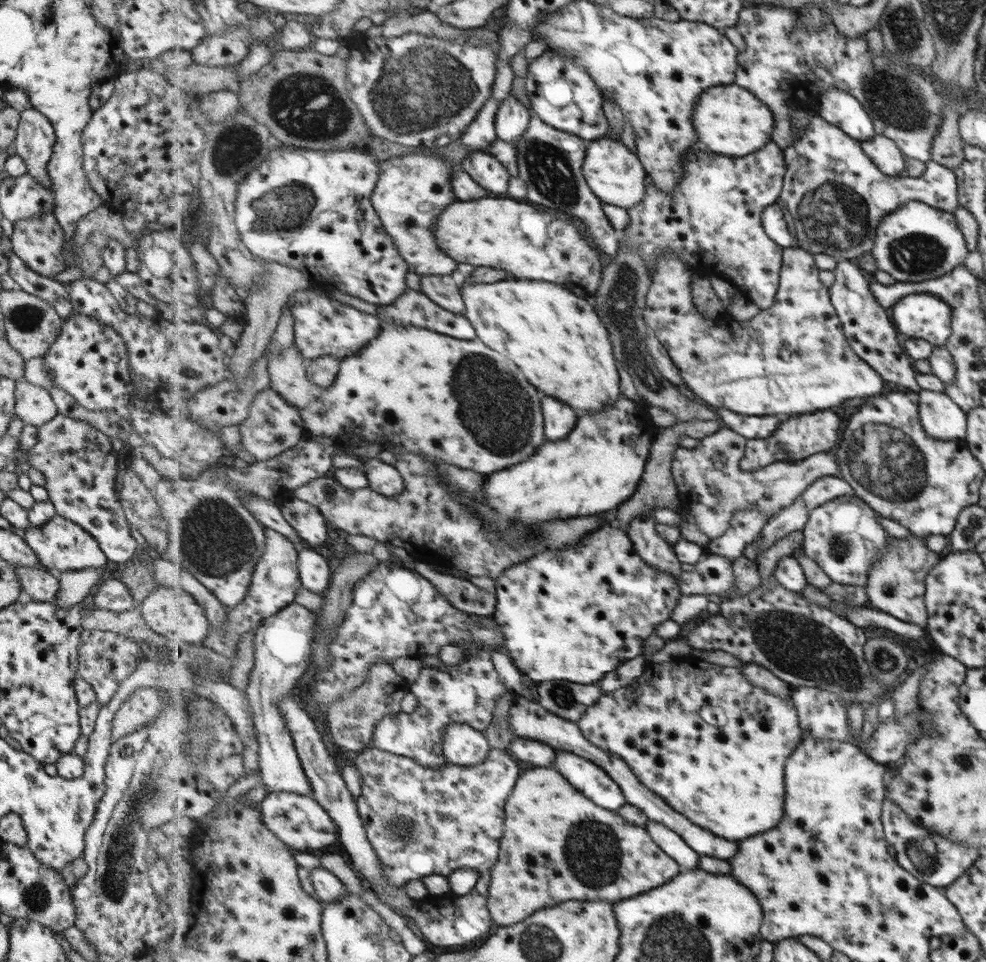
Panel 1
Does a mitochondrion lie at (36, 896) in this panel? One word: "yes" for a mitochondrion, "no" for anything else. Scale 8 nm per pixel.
yes

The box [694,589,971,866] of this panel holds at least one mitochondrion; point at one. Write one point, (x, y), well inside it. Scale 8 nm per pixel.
(794, 642)

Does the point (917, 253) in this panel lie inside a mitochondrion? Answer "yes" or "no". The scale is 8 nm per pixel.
yes

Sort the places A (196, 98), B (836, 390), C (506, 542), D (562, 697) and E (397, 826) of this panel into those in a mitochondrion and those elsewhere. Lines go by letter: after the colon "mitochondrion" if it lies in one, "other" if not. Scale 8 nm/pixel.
A: other
B: other
C: mitochondrion
D: mitochondrion
E: mitochondrion

